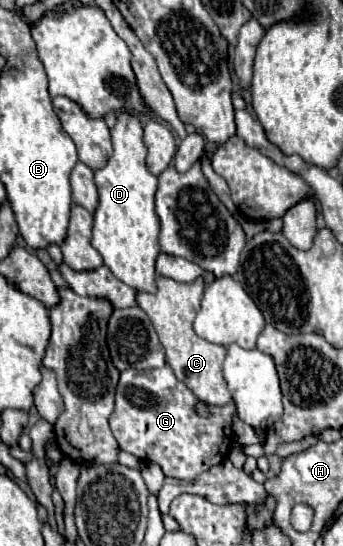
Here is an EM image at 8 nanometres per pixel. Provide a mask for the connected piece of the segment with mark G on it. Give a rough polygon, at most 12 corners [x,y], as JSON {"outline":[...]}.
{"outline":[[169,364],[121,372],[121,450],[195,480],[233,444],[235,404],[211,406]]}

